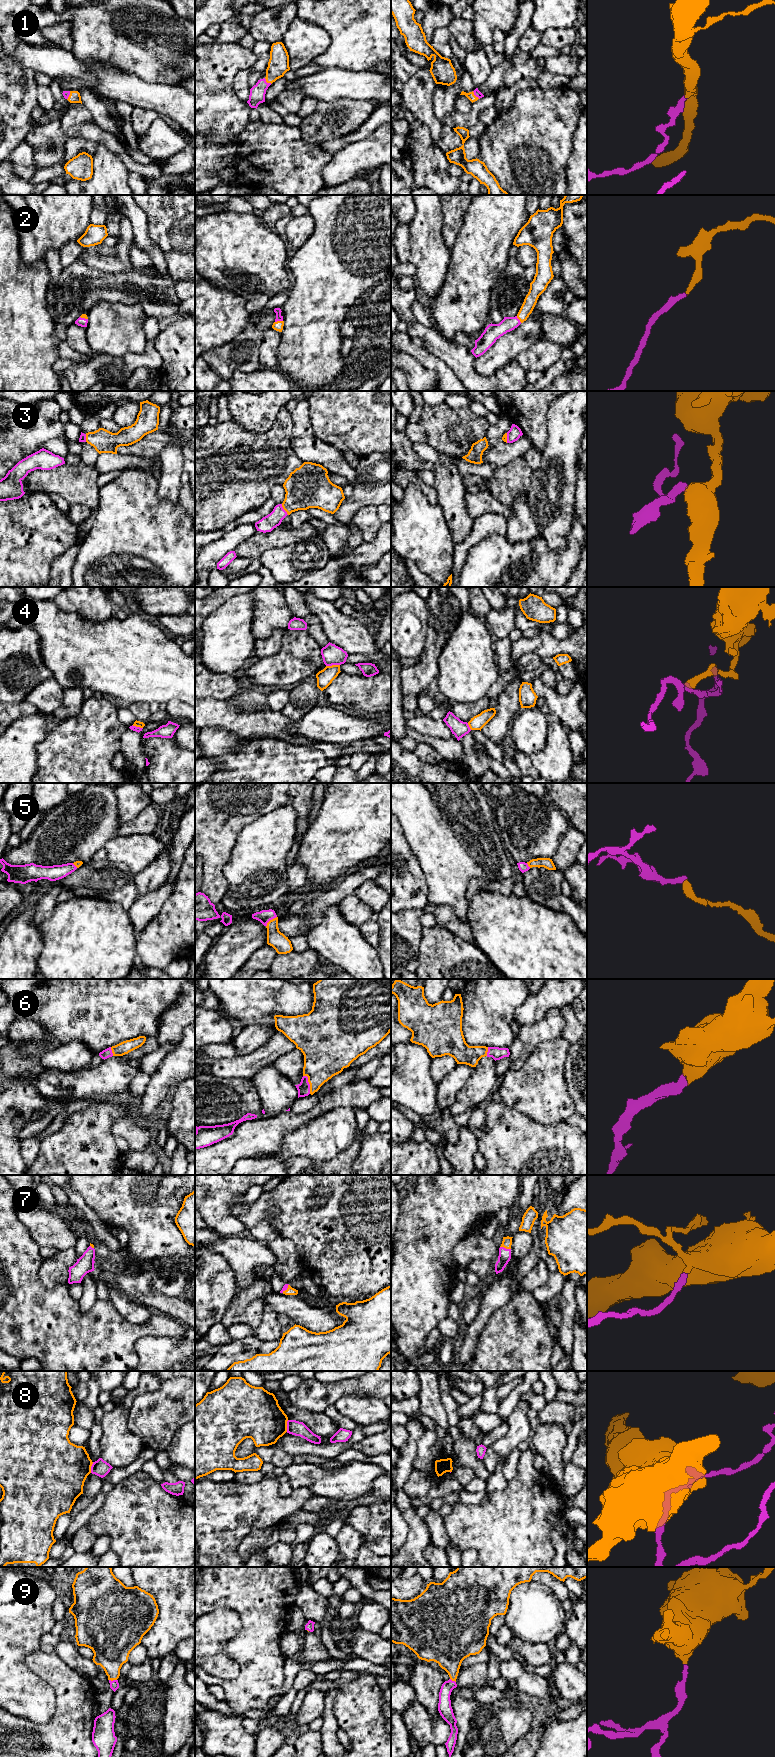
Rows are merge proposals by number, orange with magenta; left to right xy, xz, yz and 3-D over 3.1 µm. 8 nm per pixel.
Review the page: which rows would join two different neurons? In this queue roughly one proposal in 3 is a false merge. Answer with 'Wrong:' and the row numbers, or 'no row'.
Wrong: 4, 8

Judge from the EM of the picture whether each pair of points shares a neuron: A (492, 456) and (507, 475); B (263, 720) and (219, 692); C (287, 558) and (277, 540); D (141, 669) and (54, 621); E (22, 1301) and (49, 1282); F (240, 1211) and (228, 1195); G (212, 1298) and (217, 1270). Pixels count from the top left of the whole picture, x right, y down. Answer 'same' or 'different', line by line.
A: different
B: different
C: different
D: same
E: different
F: different
G: same

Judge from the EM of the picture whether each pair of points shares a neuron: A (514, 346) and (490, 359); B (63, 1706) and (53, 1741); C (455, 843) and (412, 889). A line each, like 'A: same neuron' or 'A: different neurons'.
A: same neuron
B: same neuron
C: different neurons

